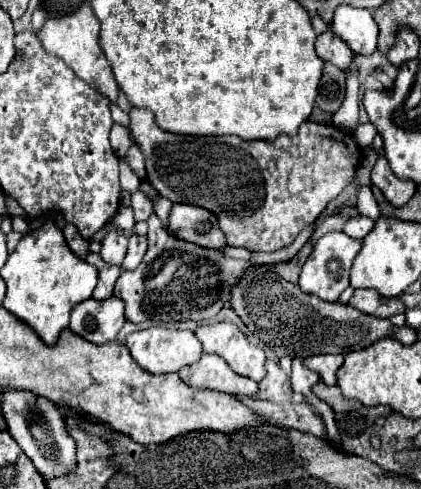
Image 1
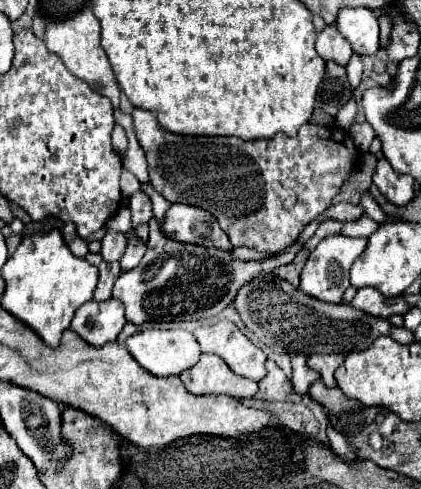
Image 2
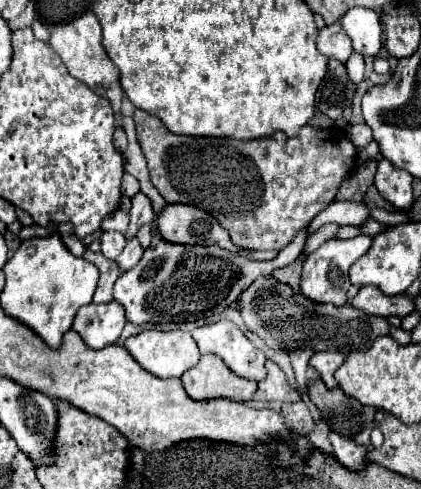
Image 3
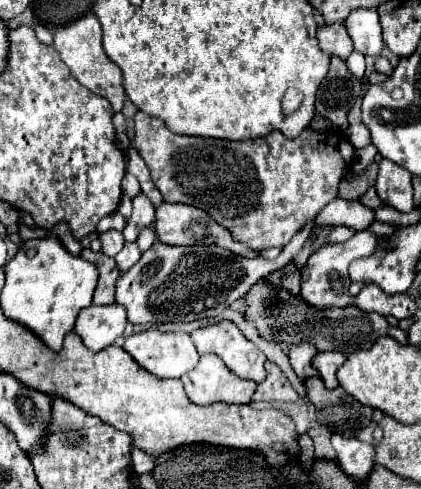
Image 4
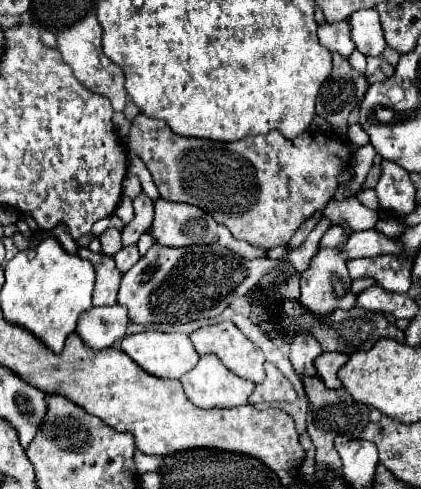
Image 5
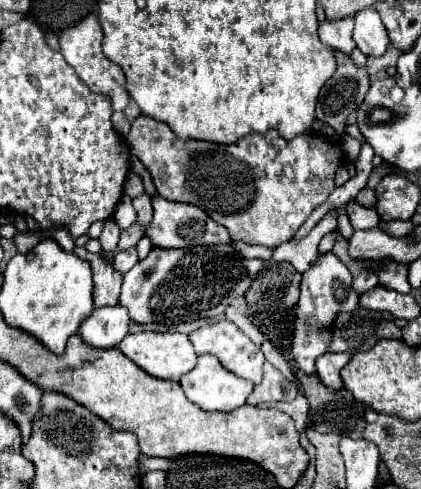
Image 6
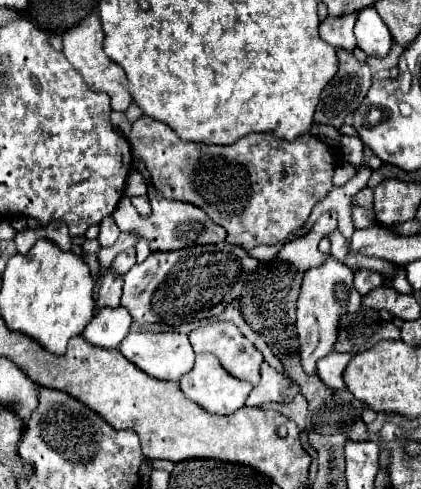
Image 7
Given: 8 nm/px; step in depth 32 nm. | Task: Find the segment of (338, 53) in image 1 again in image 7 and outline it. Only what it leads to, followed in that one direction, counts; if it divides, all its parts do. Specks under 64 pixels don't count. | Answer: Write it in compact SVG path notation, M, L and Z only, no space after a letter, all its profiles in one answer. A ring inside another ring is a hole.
M356 12L352 16L344 16L344 18L328 16L320 24L320 38L334 48L344 48L344 50L352 52L356 48L356 38L352 34L354 22L356 22Z

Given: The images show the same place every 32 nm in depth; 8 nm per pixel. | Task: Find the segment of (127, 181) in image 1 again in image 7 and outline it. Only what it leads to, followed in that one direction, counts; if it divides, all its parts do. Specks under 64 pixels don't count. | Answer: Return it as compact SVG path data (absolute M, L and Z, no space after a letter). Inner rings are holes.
M132 170L130 176L128 176L124 192L126 192L126 196L142 196L142 194L146 194L148 188L146 188L146 182L144 182L142 174L138 174L136 170Z

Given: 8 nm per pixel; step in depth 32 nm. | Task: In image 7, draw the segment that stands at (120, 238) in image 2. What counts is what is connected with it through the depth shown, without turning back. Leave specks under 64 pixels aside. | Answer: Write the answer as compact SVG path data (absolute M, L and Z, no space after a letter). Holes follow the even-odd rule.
M108 216L108 218L104 218L104 220L100 222L98 242L100 242L102 248L110 248L110 246L114 246L116 240L118 240L118 234L120 234L120 230L116 228L116 222L112 220L112 216Z

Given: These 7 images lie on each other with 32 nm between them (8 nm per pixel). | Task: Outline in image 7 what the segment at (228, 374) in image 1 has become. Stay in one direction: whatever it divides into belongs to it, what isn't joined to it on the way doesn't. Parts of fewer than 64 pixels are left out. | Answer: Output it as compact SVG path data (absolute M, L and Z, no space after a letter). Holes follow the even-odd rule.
M198 354L194 368L188 374L184 374L178 380L178 384L180 384L186 398L200 404L206 412L212 412L212 414L232 414L232 412L236 412L238 408L244 406L248 394L252 392L250 382L244 382L236 376L228 376L228 372L222 368L222 364L212 354Z

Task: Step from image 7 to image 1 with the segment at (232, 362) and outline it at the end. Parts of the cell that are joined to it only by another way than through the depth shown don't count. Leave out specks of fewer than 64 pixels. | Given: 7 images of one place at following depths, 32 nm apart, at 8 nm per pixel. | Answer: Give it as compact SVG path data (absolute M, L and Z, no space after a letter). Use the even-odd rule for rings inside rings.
M230 322L208 324L200 326L196 330L196 336L200 338L204 352L222 356L240 376L248 376L256 382L266 376L266 354L260 348L252 346L238 330L238 326Z

